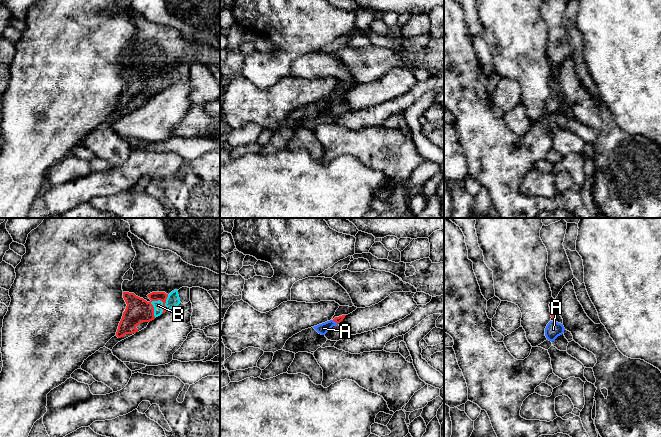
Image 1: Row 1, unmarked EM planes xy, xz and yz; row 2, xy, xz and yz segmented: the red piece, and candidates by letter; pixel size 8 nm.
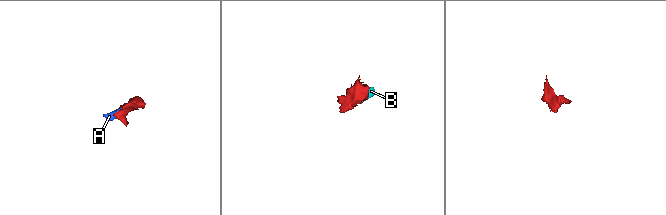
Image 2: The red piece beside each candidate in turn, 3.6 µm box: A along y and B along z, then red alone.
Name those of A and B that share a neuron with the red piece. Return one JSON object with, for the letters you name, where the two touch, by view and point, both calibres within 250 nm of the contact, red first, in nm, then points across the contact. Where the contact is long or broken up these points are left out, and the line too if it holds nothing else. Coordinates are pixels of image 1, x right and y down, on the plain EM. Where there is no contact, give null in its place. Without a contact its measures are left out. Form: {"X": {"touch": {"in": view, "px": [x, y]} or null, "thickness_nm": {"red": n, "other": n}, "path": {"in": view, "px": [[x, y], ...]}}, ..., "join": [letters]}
{"A": {"touch": {"in": "xz", "px": [335, 97]}, "thickness_nm": {"red": 50, "other": 90}, "path": {"in": "xz", "px": [[337, 95], [335, 97], [323, 104]]}}, "B": {"touch": {"in": "xy", "px": [154, 76]}, "thickness_nm": {"red": 200, "other": 80}}, "join": ["A", "B"]}

